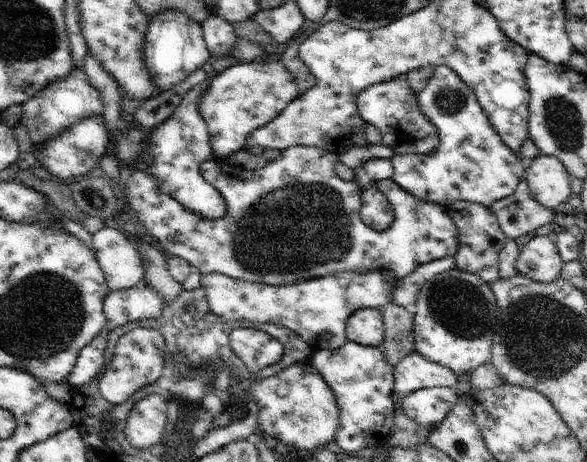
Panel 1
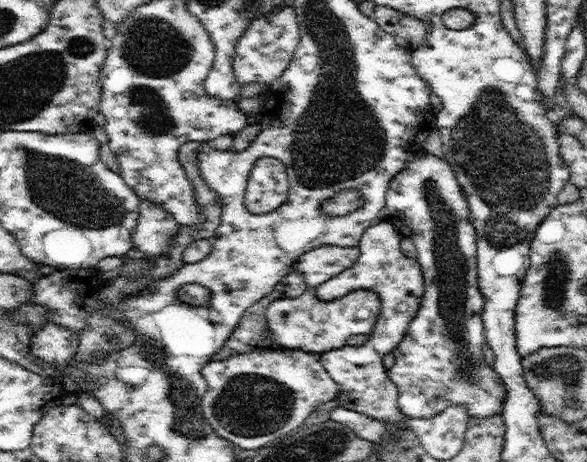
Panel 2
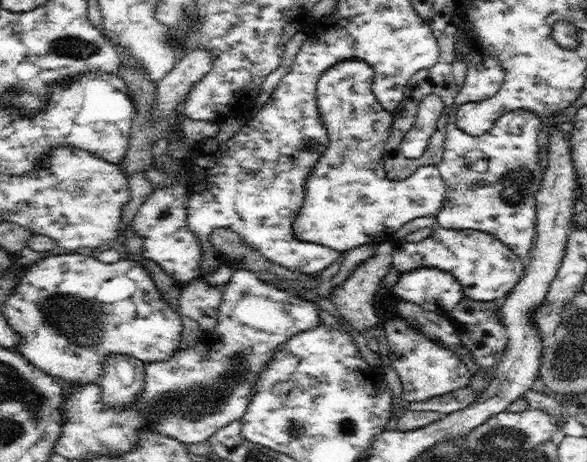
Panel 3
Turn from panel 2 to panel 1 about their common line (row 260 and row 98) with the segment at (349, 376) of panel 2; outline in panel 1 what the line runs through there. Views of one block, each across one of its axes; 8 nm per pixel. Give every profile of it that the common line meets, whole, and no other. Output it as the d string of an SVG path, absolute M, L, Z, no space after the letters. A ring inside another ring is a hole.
M405 77L390 82L376 83L358 93L354 107L359 116L383 132L383 144L395 155L433 155L439 147L439 132L419 109L417 92L413 91Z

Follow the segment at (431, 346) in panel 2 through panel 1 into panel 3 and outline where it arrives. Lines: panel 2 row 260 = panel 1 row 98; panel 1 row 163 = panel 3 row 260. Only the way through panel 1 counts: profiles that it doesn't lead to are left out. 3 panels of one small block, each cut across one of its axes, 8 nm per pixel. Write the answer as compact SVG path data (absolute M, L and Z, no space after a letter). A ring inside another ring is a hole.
M438 226L432 228L430 235L422 238L421 241L397 241L393 247L392 262L398 272L412 271L418 267L438 267L455 276L455 279L461 284L462 292L466 298L482 302L498 301L501 305L505 303L508 293L522 280L527 263L520 256L516 256L502 240L498 240L494 235L472 229L452 230Z

